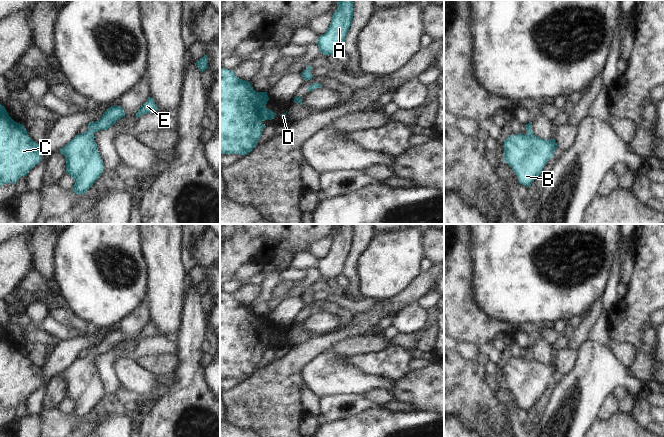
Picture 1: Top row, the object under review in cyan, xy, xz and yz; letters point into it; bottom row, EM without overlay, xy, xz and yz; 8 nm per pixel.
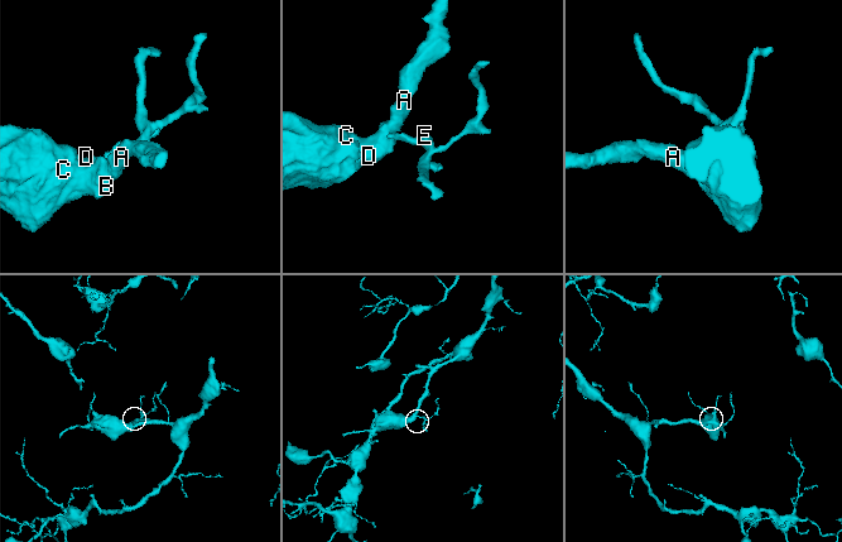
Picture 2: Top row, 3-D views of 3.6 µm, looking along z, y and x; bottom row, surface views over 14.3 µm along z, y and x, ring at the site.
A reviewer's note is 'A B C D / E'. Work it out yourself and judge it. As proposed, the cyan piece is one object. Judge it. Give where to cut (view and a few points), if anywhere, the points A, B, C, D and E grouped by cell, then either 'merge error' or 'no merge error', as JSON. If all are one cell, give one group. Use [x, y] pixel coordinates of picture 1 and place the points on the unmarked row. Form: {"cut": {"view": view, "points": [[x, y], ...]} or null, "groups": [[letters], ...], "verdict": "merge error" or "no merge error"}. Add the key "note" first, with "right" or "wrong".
{"note": "wrong", "cut": null, "groups": [["A", "B", "C", "D", "E"]], "verdict": "no merge error"}

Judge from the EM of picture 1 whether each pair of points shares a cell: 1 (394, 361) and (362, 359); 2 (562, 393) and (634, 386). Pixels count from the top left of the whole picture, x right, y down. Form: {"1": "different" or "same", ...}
{"1": "same", "2": "same"}

